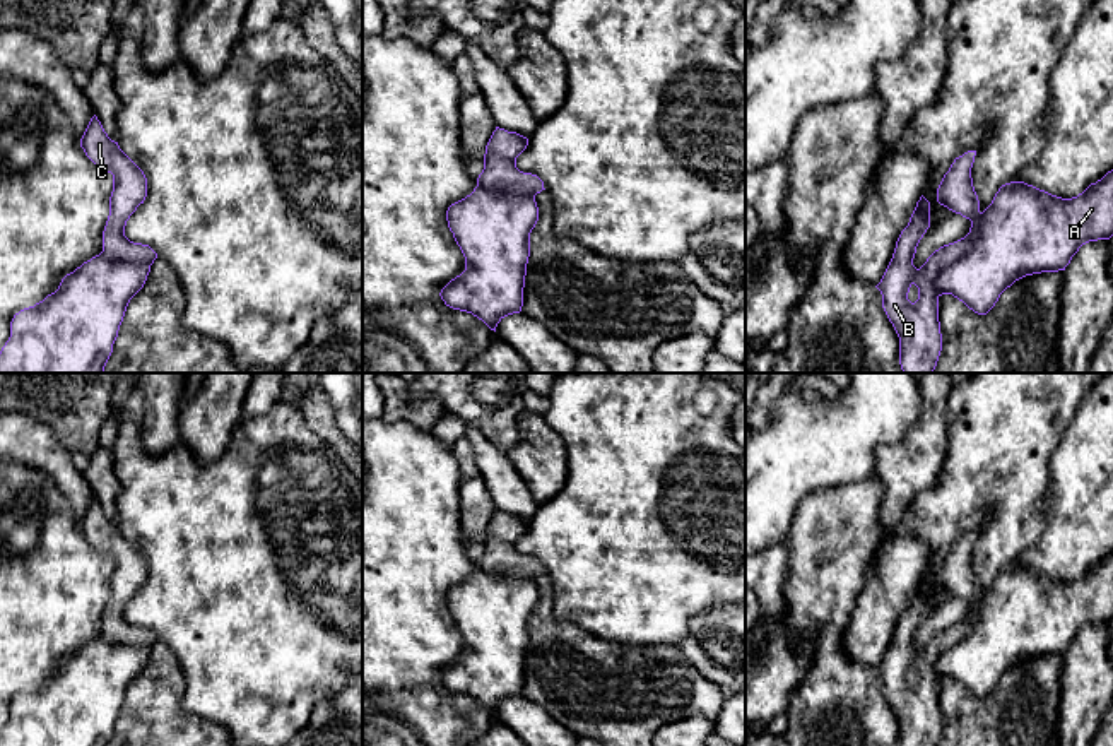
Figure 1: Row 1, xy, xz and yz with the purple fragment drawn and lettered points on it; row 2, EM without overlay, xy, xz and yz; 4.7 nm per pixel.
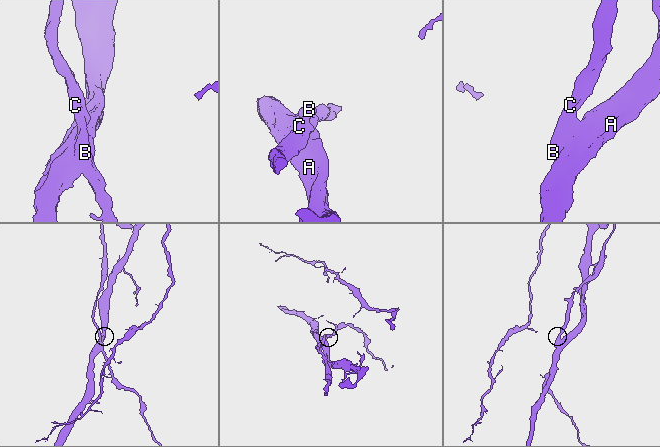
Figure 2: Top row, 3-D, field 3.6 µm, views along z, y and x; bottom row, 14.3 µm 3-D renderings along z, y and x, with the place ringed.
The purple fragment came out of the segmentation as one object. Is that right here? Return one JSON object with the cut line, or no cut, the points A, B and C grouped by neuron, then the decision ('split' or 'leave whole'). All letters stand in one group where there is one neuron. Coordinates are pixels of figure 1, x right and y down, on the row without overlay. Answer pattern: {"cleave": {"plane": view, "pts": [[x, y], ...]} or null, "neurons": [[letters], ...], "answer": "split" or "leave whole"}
{"cleave": {"plane": "yz", "pts": [[982, 596], [977, 623], [937, 659], [937, 678]]}, "neurons": [["A"], ["B", "C"]], "answer": "split"}

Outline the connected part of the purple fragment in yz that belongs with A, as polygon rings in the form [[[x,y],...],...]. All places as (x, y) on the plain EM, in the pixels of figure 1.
[[[1113,553],[1072,582],[1010,565],[981,595],[976,625],[937,659],[935,672],[986,698],[1016,664],[1065,654],[1082,628],[1111,619]]]

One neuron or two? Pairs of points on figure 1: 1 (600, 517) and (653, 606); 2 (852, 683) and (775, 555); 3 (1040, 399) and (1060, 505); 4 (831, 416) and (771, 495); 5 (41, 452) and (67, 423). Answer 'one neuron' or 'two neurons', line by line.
1: one neuron
2: two neurons
3: two neurons
4: one neuron
5: two neurons

